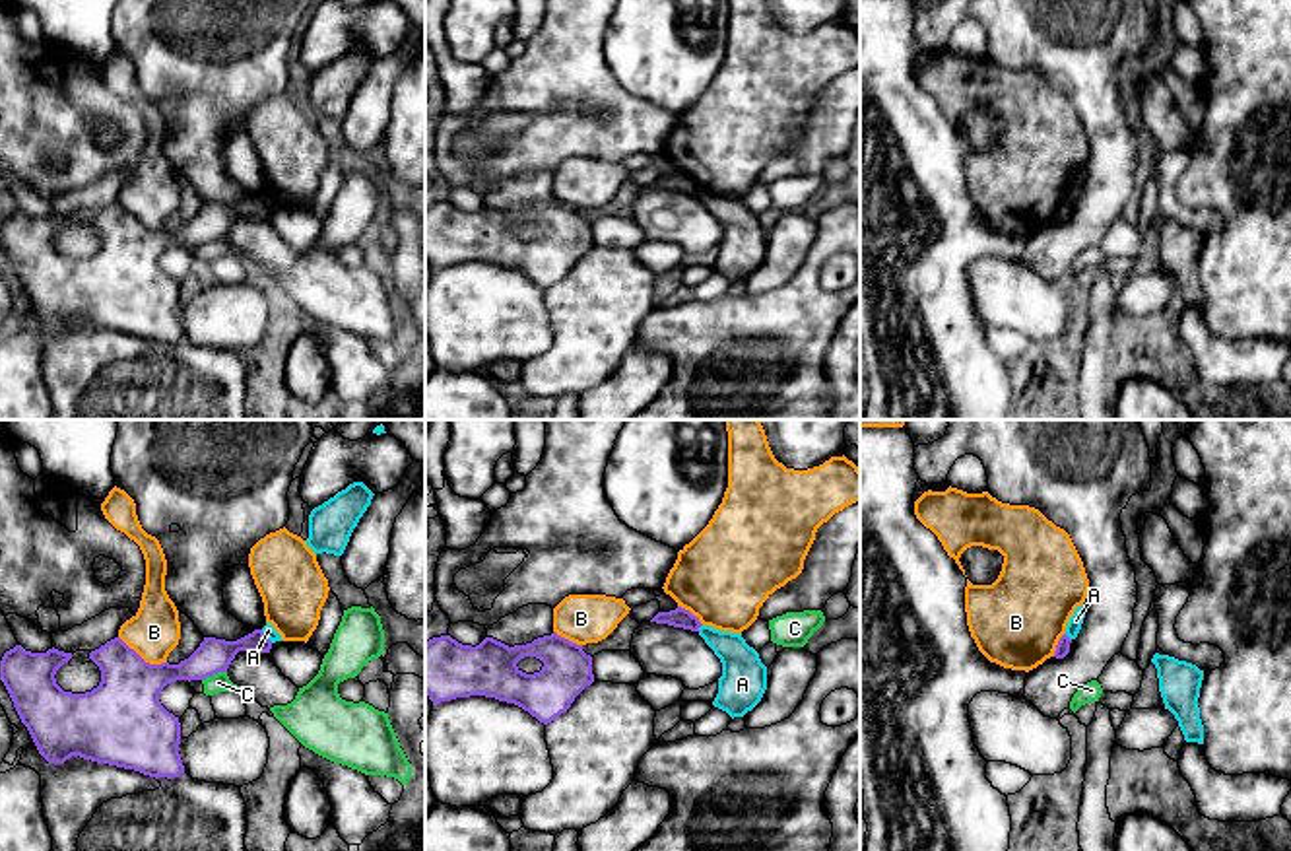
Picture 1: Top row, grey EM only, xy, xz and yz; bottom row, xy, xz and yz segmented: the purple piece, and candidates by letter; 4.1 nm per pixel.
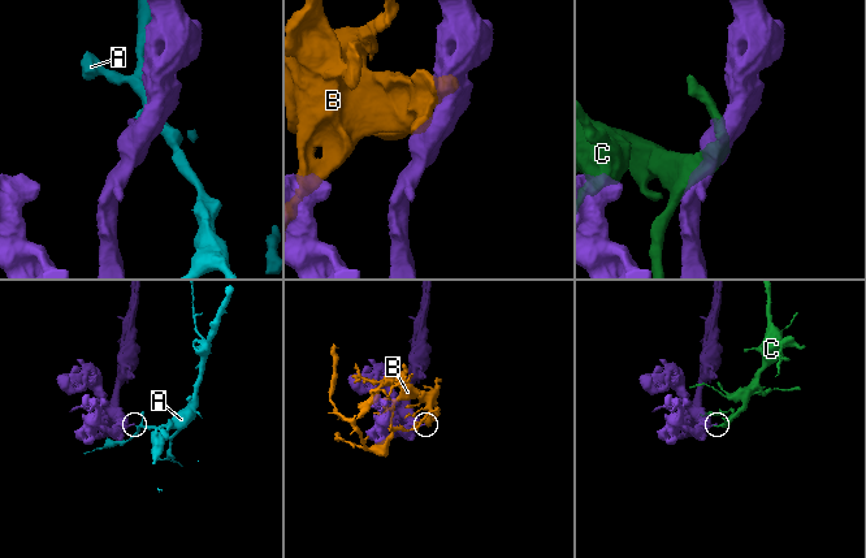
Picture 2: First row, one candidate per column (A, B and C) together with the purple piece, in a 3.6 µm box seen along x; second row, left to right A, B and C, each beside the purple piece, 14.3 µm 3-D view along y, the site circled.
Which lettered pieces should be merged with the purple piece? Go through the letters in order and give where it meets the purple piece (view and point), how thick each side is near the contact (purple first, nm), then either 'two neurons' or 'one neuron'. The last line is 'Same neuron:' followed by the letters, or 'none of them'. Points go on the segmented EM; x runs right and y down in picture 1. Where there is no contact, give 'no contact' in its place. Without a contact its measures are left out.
A: meets purple in xy at (264, 636); 140 nm thick on the purple side, 50 nm on the other; two neurons
B: meets purple in xy at (140, 657); 320 nm thick on the purple side, 220 nm on the other; two neurons
C: meets purple in xy at (214, 673); 140 nm thick on the purple side, 80 nm on the other; two neurons
Same neuron: none of them

